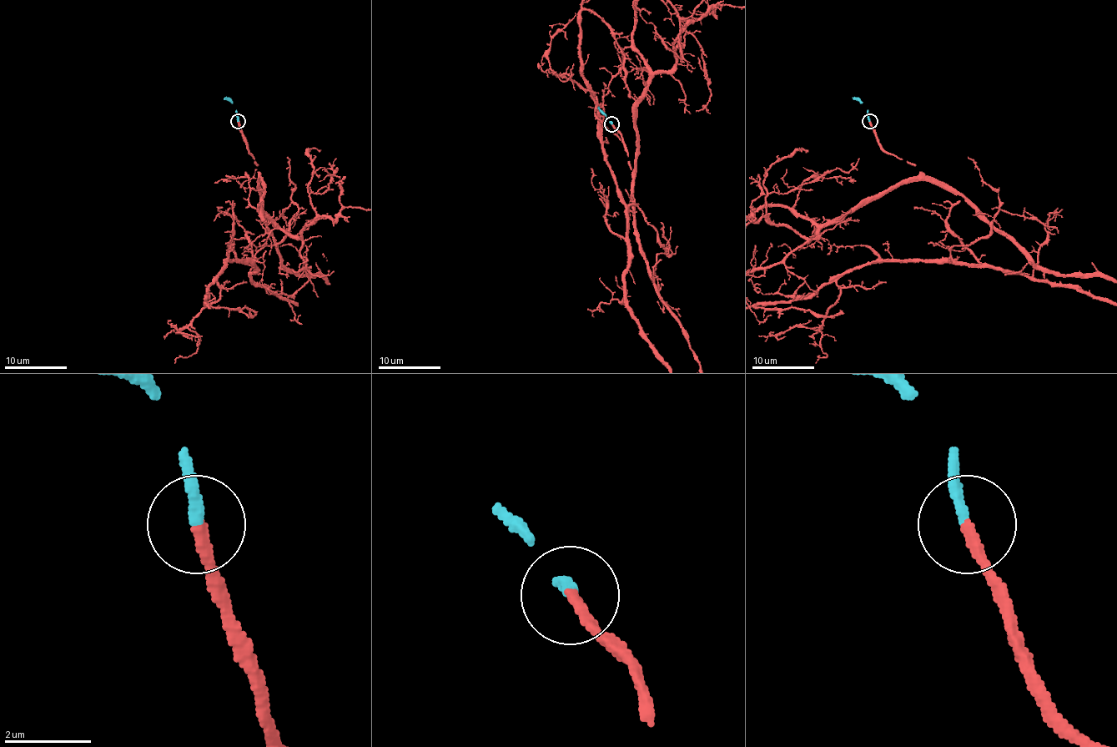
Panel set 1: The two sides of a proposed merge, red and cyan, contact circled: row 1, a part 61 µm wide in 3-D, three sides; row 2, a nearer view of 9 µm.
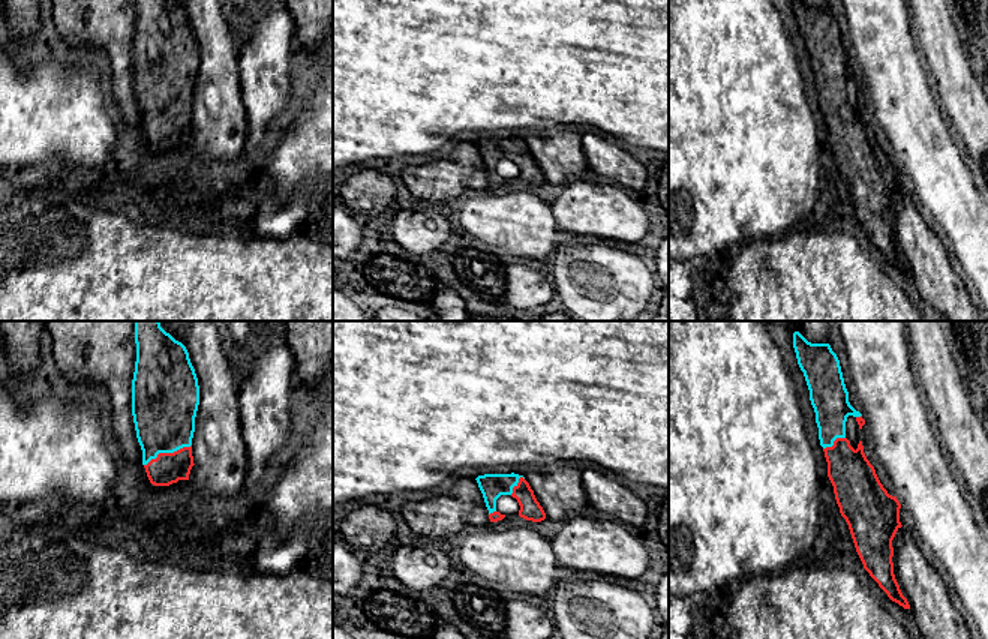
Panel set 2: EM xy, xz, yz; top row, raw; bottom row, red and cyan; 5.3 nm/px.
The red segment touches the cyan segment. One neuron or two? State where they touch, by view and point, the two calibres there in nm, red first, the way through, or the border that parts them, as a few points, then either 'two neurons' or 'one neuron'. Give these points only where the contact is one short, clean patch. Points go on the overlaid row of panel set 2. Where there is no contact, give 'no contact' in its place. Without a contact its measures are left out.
meets red in xy at (167, 453); 170 nm thick on the red side, 340 nm on the other; runs through xy (167, 468), (167, 453), (164, 407); one neuron

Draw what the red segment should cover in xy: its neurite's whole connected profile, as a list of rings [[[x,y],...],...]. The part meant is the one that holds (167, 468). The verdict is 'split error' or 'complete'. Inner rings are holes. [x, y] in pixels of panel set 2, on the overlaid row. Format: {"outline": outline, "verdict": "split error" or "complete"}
{"outline": [[[135,321],[136,362],[132,380],[132,416],[142,450],[142,465],[154,486],[169,486],[189,480],[193,464],[192,438],[199,405],[199,386],[186,346],[166,333],[159,321]]], "verdict": "split error"}

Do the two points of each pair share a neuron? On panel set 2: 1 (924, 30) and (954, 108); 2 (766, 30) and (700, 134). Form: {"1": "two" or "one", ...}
{"1": "one", "2": "one"}

